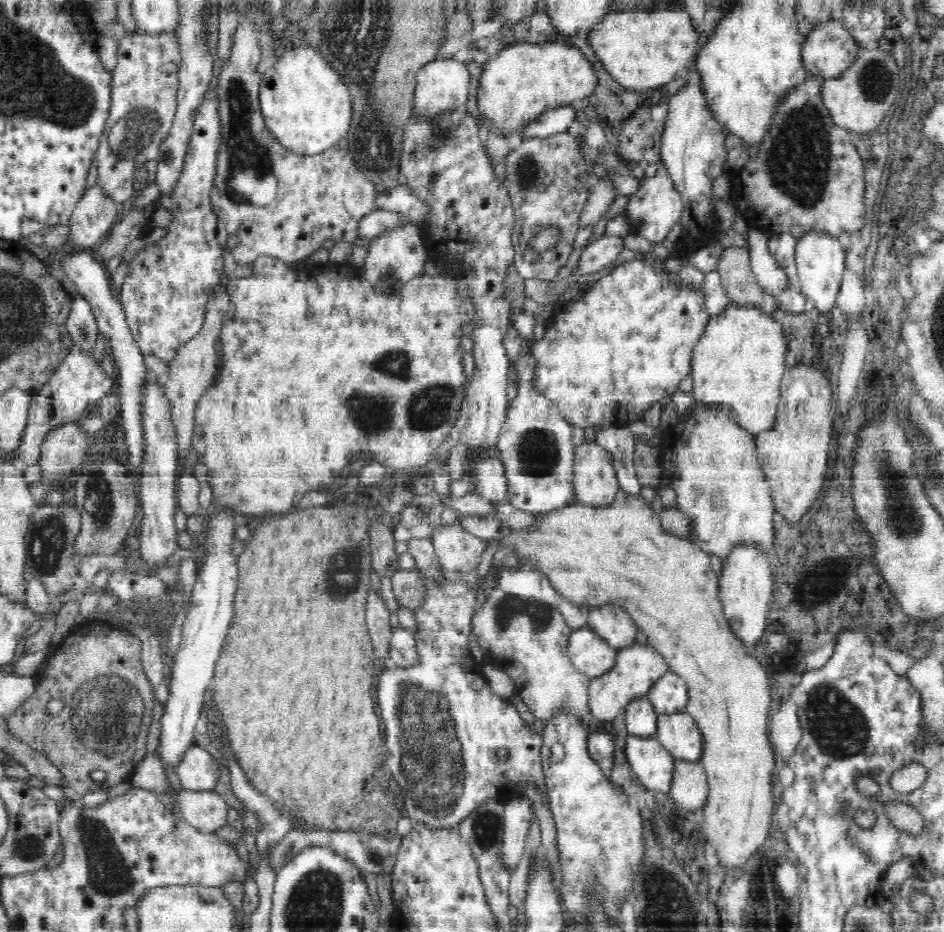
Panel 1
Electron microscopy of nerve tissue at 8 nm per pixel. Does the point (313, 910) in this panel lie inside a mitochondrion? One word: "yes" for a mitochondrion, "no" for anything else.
yes

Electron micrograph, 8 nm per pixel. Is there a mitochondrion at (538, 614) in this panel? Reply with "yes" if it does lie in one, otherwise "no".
yes

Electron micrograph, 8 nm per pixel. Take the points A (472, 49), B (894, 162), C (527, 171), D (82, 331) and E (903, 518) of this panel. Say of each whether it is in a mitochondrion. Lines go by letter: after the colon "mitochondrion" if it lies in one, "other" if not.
A: other
B: other
C: mitochondrion
D: mitochondrion
E: mitochondrion

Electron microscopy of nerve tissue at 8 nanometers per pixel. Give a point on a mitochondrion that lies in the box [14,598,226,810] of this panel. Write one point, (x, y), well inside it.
(106, 714)

